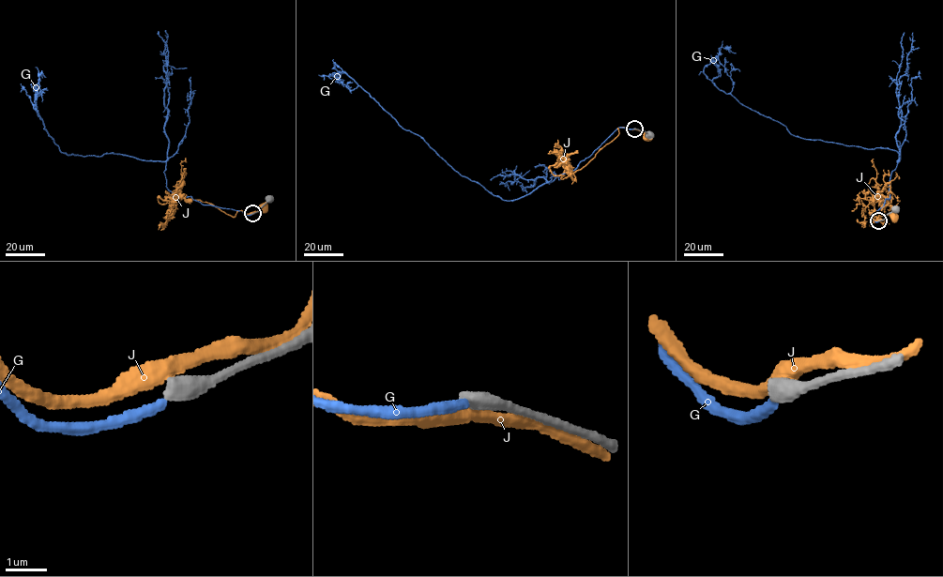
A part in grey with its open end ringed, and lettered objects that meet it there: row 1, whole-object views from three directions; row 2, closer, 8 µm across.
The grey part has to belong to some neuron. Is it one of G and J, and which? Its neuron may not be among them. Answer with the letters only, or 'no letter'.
no letter

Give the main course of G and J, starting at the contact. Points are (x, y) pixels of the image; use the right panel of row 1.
G: (878, 221), (870, 216), (889, 199), (899, 153), (805, 139), (745, 106), (704, 73), (721, 47), (736, 53)
J: (878, 220), (888, 215), (893, 217)

